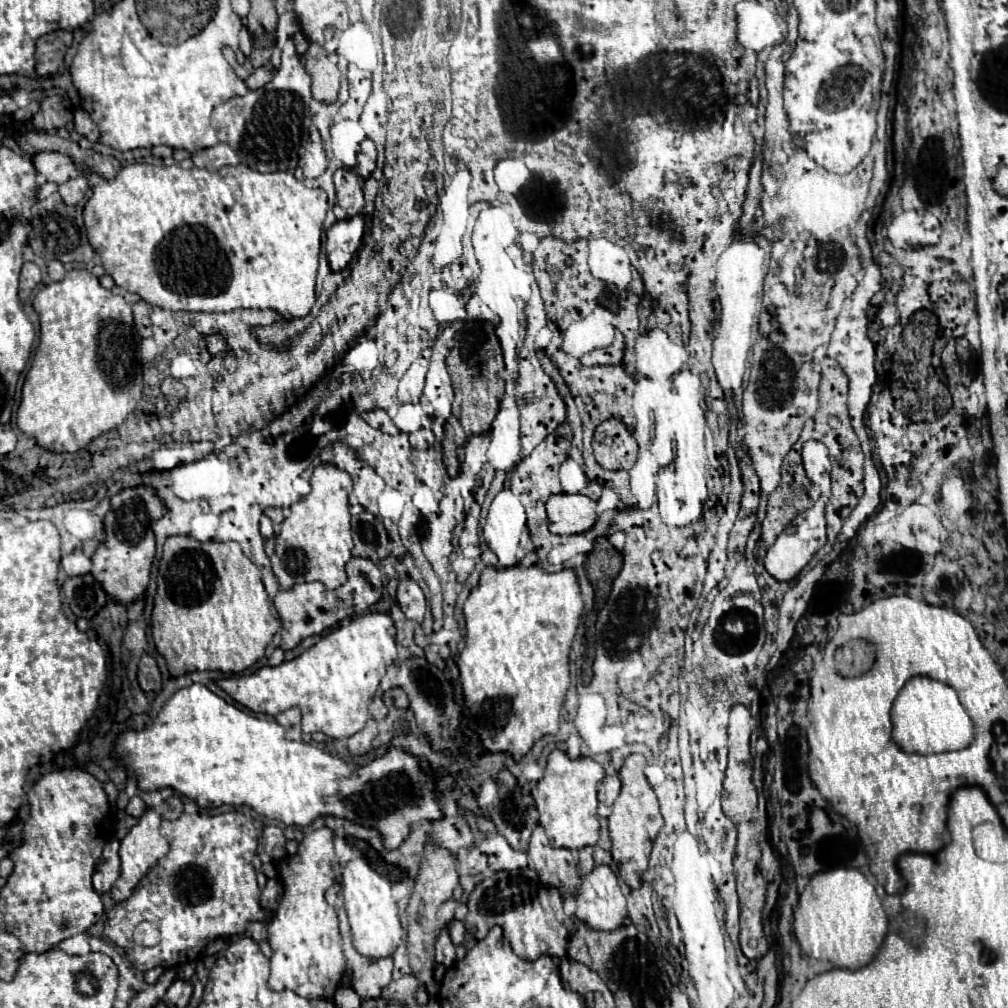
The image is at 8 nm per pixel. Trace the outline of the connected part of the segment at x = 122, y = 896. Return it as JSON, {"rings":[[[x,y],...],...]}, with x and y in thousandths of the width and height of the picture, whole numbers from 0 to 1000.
{"rings":[[[148,802],[138,815],[126,825],[126,829],[120,833],[120,841],[118,841],[118,851],[120,851],[120,869],[116,871],[116,875],[110,881],[110,891],[114,895],[122,895],[130,889],[132,881],[138,877],[138,873],[168,845],[168,837],[166,833],[160,829],[158,825],[158,817],[160,817],[160,808],[152,802]]]}

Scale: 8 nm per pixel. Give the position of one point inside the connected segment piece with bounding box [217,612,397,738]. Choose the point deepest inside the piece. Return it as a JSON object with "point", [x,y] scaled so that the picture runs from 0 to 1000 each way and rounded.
{"point":[329,678]}

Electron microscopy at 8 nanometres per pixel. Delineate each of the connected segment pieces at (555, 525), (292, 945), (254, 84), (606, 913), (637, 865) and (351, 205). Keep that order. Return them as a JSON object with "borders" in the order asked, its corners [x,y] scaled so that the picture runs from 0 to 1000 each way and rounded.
{"borders":[[[[553,490],[541,500],[545,526],[555,532],[582,528],[590,520],[590,496],[578,490]]],[[[322,819],[301,831],[297,845],[285,849],[277,859],[277,869],[283,879],[277,901],[267,915],[269,948],[269,982],[291,982],[305,992],[330,992],[342,964],[342,948],[338,940],[336,913],[330,899],[322,895],[322,883],[330,877],[330,825]]],[[[263,63],[263,65],[255,67],[255,69],[253,69],[245,79],[243,79],[243,83],[245,83],[247,87],[259,87],[261,83],[269,81],[269,79],[271,79],[271,75],[273,75],[273,69],[271,69],[271,67],[267,67],[267,65]]],[[[590,859],[588,865],[578,871],[578,877],[576,877],[574,887],[572,887],[570,909],[574,913],[578,913],[588,923],[606,925],[618,917],[618,913],[622,909],[622,895],[620,895],[620,889],[612,877],[612,869],[606,865],[604,859]]],[[[626,748],[620,758],[614,764],[614,772],[616,772],[616,786],[608,796],[608,806],[604,810],[604,829],[606,829],[606,847],[608,853],[614,861],[614,869],[616,873],[624,879],[624,881],[634,881],[636,879],[636,871],[638,865],[642,863],[642,855],[644,855],[644,847],[646,847],[646,839],[650,829],[654,827],[656,819],[658,819],[658,812],[654,806],[654,798],[650,792],[648,782],[644,780],[638,762],[640,762],[640,752],[636,748]]],[[[336,167],[330,175],[334,188],[334,204],[342,208],[344,216],[360,212],[360,179],[352,169]]]]}

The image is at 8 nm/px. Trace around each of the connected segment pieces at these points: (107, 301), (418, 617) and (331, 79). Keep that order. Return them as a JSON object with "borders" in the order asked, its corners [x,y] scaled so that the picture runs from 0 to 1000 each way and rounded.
{"borders":[[[[70,268],[64,278],[45,284],[35,296],[33,306],[40,317],[40,334],[31,365],[25,373],[17,423],[23,431],[37,437],[49,448],[76,448],[94,435],[118,425],[134,407],[142,387],[142,363],[138,361],[140,333],[132,321],[130,304],[104,288],[86,268]]],[[[398,573],[394,581],[394,597],[398,607],[412,617],[420,615],[422,609],[422,591],[420,585],[414,581],[412,575],[408,573]]],[[[307,44],[307,50],[303,52],[303,69],[311,79],[311,97],[322,103],[332,103],[336,91],[336,69],[332,56],[324,56],[316,44]]]]}

